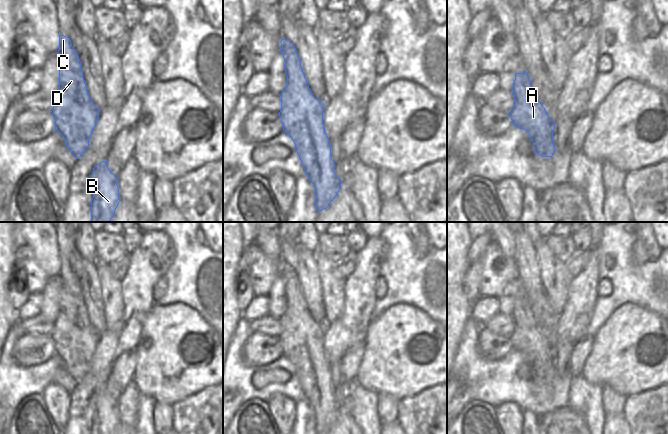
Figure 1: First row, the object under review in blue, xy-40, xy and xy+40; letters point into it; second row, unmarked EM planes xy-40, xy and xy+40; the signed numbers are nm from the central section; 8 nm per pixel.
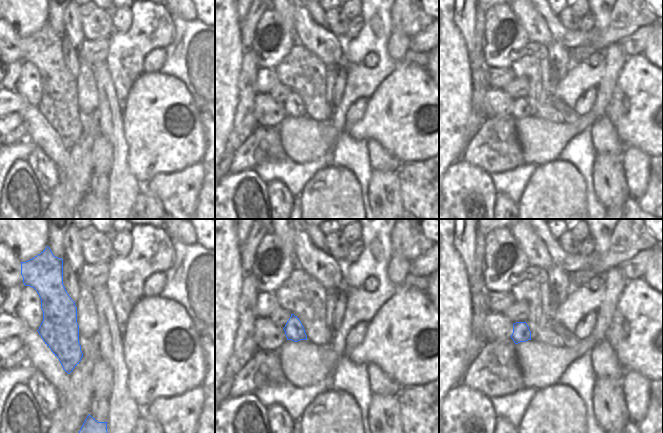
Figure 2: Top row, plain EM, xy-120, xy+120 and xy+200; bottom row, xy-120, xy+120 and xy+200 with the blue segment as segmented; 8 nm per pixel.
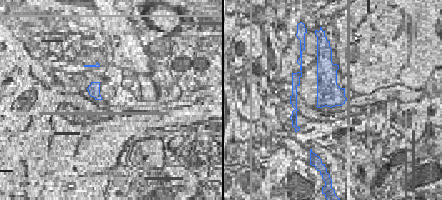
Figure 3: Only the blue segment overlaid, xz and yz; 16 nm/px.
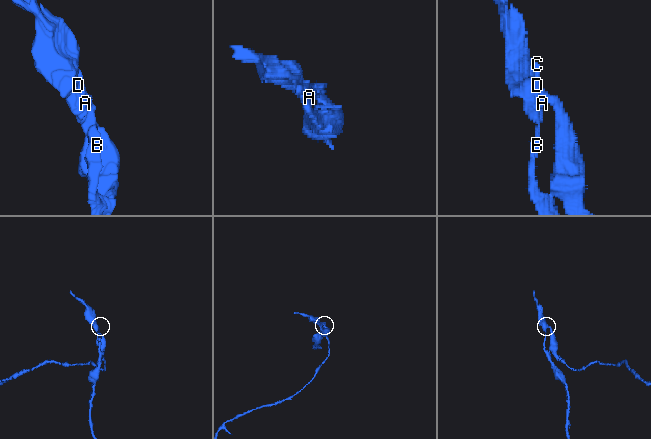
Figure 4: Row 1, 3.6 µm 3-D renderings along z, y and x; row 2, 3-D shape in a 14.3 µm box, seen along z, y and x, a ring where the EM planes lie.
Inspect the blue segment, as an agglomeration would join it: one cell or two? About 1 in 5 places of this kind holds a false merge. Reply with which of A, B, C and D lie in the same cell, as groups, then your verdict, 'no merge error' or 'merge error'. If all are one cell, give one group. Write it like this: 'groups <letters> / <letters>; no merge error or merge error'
groups A C D / B; merge error

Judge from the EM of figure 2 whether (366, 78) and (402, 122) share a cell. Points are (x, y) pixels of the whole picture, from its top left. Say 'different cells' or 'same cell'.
different cells

